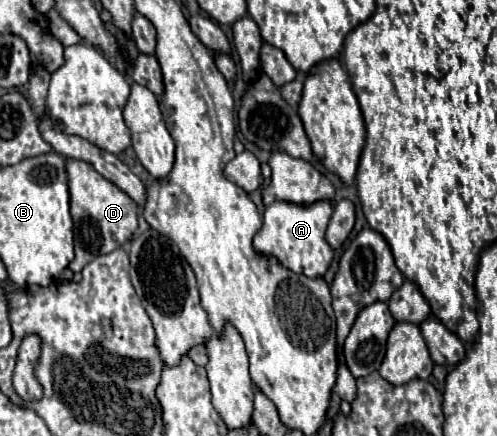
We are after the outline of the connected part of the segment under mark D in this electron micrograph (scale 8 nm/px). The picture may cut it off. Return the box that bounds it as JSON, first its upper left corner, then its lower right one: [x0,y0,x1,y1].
[65,158,137,272]

